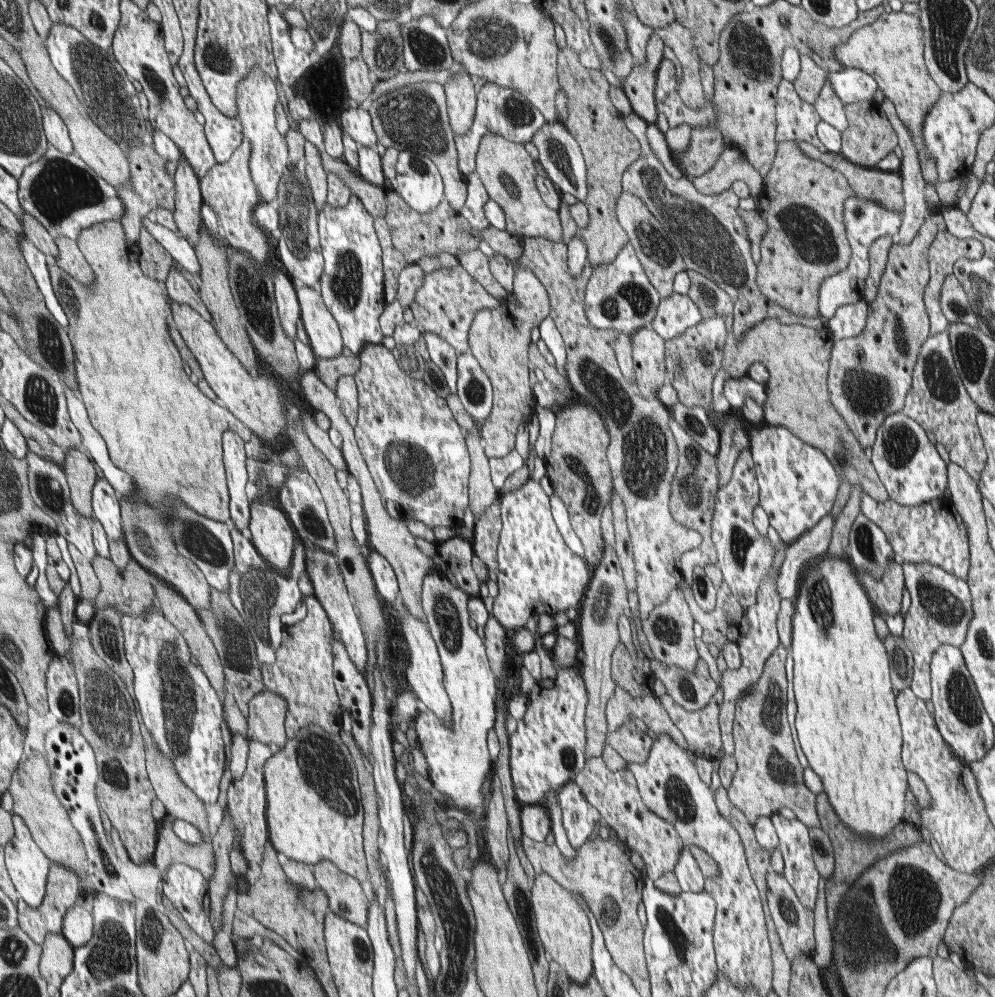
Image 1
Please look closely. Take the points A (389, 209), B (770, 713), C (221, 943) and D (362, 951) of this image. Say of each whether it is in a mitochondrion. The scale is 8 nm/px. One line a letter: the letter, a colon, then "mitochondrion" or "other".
A: other
B: mitochondrion
C: other
D: mitochondrion

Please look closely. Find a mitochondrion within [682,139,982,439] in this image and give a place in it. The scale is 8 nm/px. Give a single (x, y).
(810, 236)

